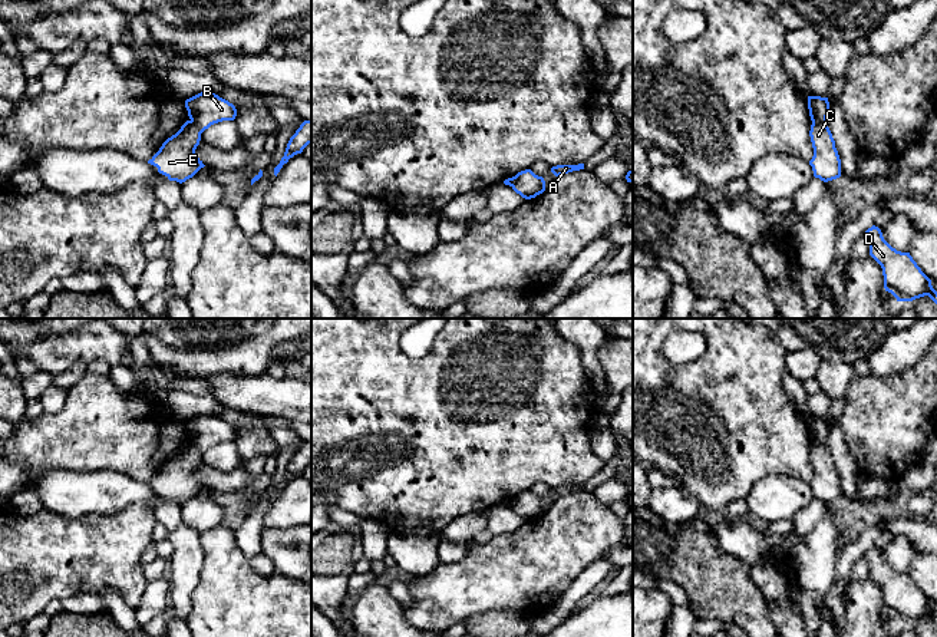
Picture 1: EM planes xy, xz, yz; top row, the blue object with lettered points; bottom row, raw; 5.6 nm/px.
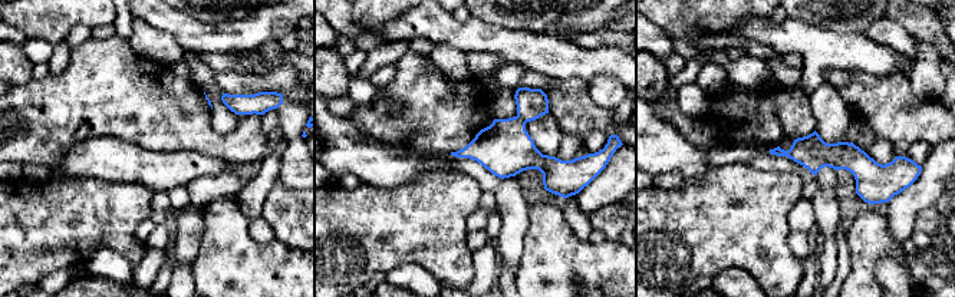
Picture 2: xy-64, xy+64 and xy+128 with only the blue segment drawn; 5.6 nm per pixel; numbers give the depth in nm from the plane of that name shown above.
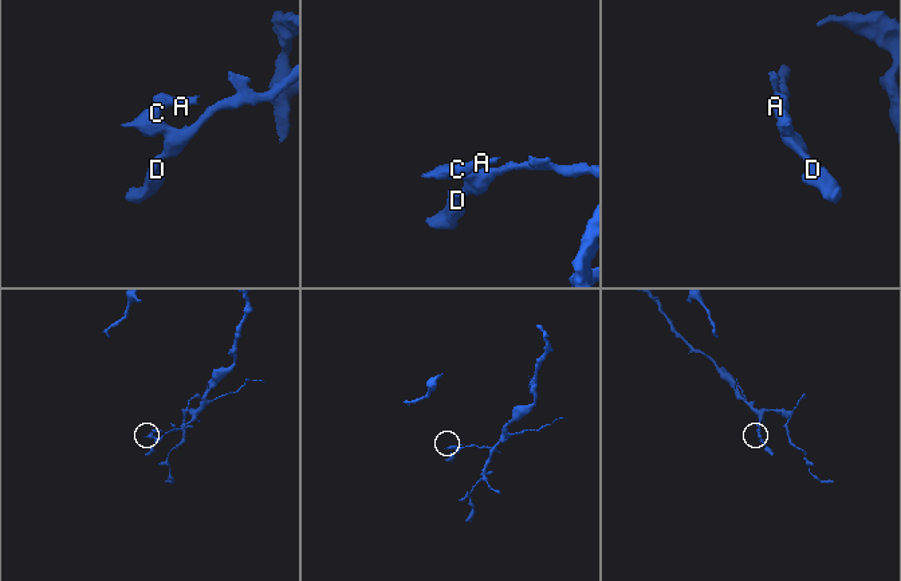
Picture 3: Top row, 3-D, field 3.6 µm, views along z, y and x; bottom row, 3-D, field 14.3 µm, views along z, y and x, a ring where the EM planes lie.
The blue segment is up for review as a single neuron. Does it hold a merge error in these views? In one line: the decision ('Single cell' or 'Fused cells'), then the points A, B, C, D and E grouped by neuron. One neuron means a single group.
Fused cells. Groups: A B / C D E

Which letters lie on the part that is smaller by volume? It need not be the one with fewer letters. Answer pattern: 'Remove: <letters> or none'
Remove: A, B

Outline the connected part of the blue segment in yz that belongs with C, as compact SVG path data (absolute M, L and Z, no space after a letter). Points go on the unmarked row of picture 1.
M812 443L809 458L814 469L814 478L809 482L814 498L824 504L839 499L841 481L827 445Z

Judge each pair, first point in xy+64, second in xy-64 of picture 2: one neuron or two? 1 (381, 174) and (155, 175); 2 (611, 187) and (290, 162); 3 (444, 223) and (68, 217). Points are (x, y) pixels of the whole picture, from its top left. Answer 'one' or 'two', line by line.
1: one
2: one
3: one

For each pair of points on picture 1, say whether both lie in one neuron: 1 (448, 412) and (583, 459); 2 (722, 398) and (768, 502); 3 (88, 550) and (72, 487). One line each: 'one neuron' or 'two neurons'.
1: one neuron
2: two neurons
3: two neurons

